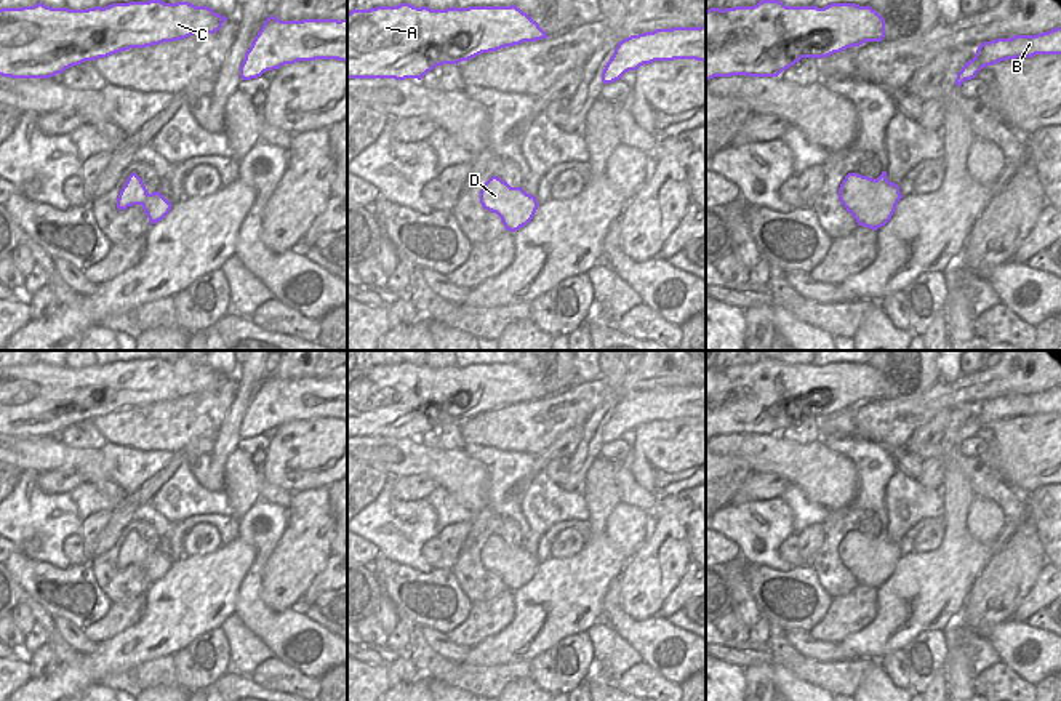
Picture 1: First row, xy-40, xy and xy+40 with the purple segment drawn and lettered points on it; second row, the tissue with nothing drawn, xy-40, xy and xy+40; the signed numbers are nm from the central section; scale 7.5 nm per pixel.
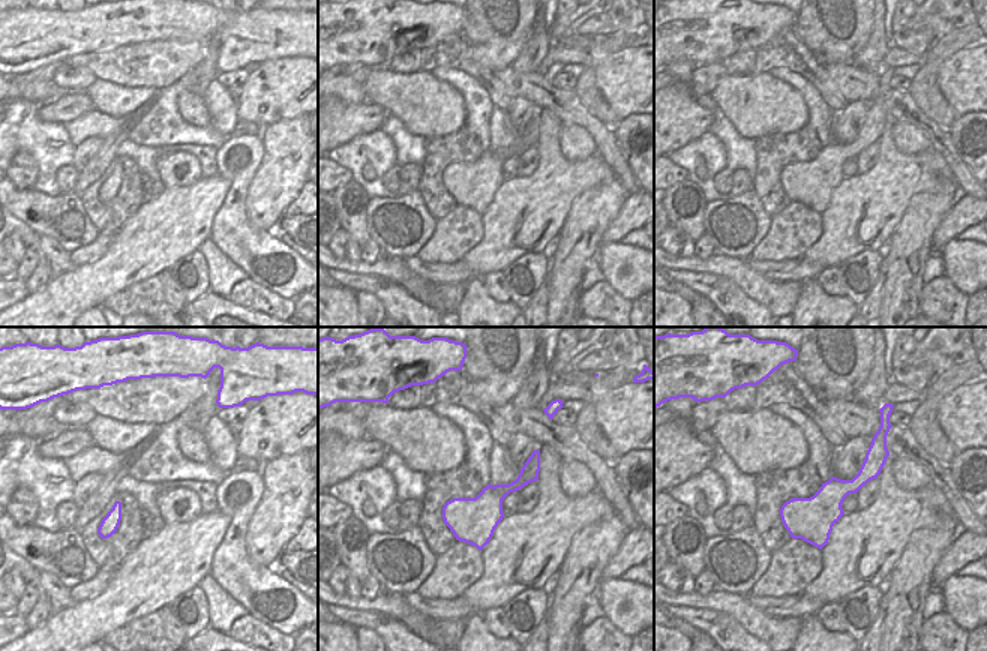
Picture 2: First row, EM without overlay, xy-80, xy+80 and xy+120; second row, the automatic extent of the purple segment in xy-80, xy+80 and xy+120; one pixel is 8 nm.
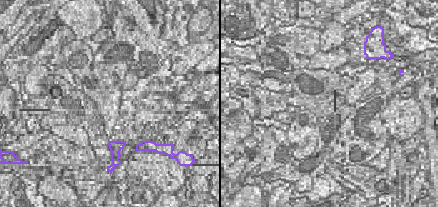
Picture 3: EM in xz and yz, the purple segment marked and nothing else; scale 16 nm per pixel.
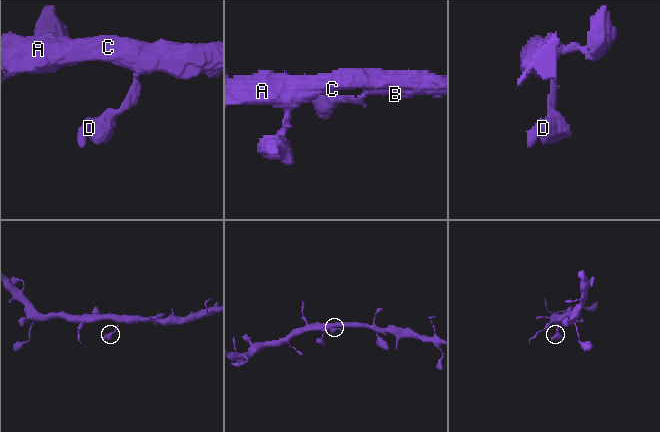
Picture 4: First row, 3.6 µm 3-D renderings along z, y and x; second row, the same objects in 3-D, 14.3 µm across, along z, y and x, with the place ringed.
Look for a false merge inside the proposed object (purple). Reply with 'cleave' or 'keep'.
keep

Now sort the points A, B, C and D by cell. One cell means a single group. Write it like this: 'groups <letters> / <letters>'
groups A B C D

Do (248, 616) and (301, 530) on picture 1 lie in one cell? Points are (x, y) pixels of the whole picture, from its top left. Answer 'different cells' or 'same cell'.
different cells

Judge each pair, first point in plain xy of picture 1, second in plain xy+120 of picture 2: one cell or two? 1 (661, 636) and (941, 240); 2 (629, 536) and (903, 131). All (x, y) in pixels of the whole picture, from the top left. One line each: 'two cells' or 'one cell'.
1: two cells
2: one cell

